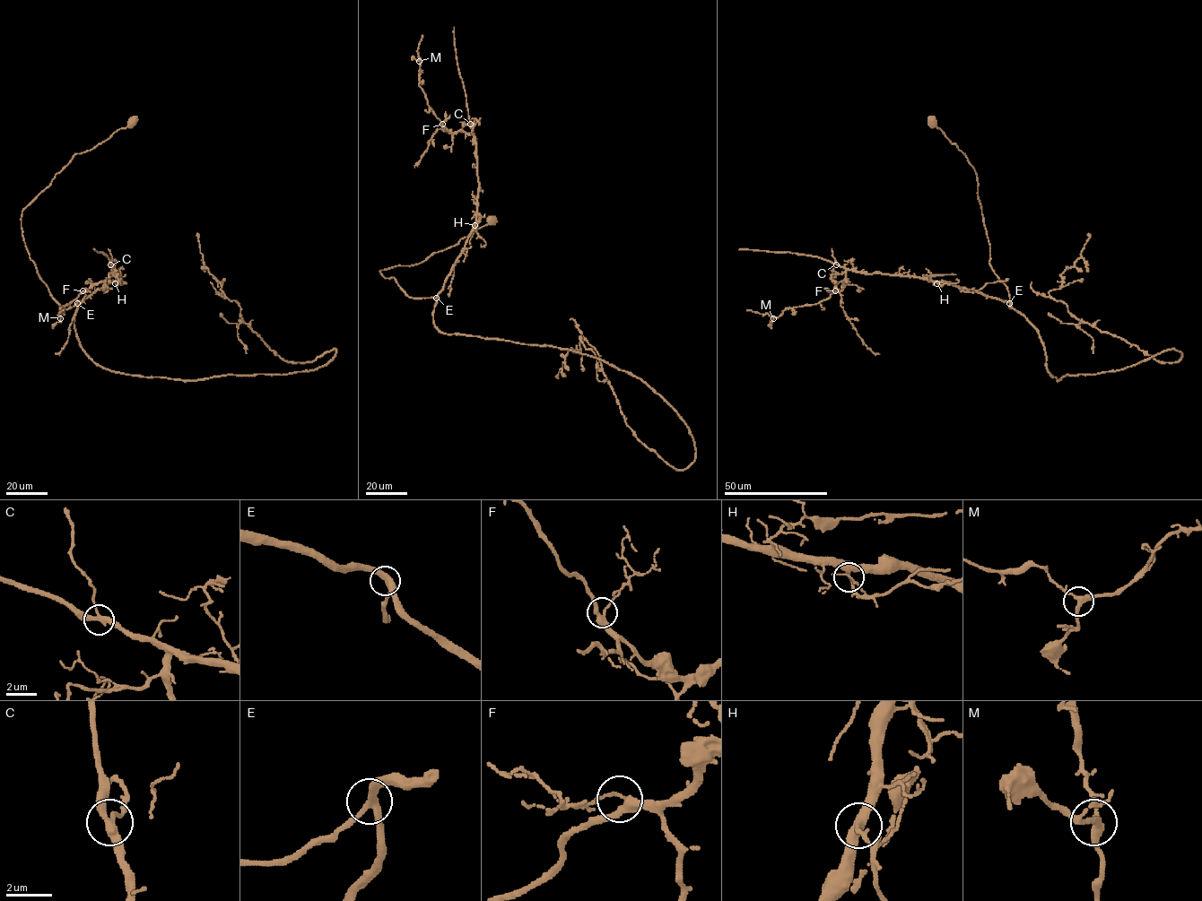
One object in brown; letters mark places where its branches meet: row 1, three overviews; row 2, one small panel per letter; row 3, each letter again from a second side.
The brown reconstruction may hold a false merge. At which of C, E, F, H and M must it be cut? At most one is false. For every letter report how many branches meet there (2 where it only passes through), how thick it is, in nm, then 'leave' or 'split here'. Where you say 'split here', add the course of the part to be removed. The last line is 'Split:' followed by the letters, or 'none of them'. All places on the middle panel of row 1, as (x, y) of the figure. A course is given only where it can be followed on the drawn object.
C: 3 branches meet; 300 nm thick; leave
E: 3 branches meet; 320 nm thick; leave
F: 3 branches meet; 280 nm thick; leave
H: 3 branches meet; 320 nm thick; leave
M: 3 branches meet; 300 nm thick; leave
Split: none of them

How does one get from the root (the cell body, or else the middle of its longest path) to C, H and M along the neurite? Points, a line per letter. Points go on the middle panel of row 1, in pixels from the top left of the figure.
C: (492, 220), (419, 264), (380, 272), (412, 298), (435, 298), (442, 288), (475, 220), (476, 143), (470, 124)
H: (492, 220), (419, 264), (395, 266), (380, 272), (385, 278), (393, 277), (409, 297), (435, 298), (474, 225)
M: (492, 220), (380, 272), (409, 297), (435, 298), (475, 220), (475, 138), (436, 116), (419, 61)

